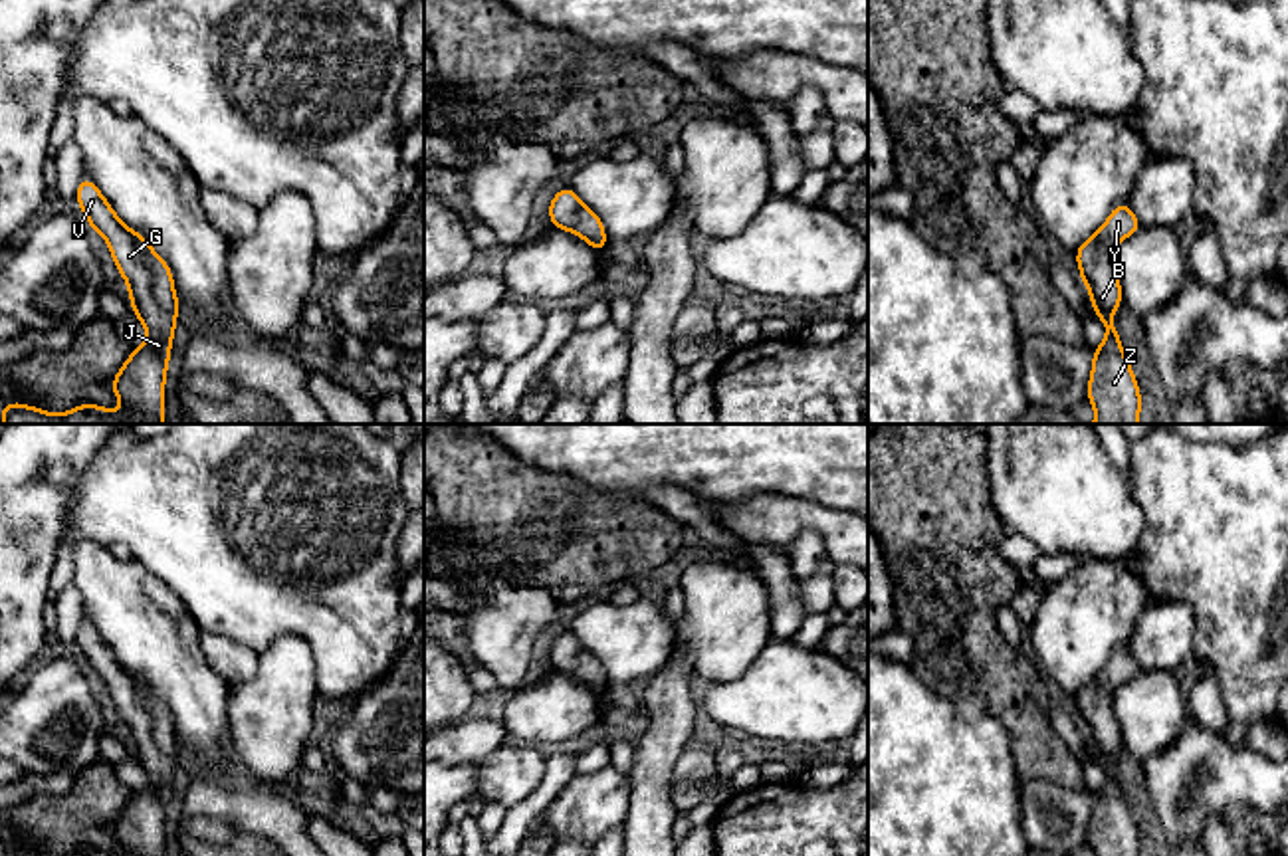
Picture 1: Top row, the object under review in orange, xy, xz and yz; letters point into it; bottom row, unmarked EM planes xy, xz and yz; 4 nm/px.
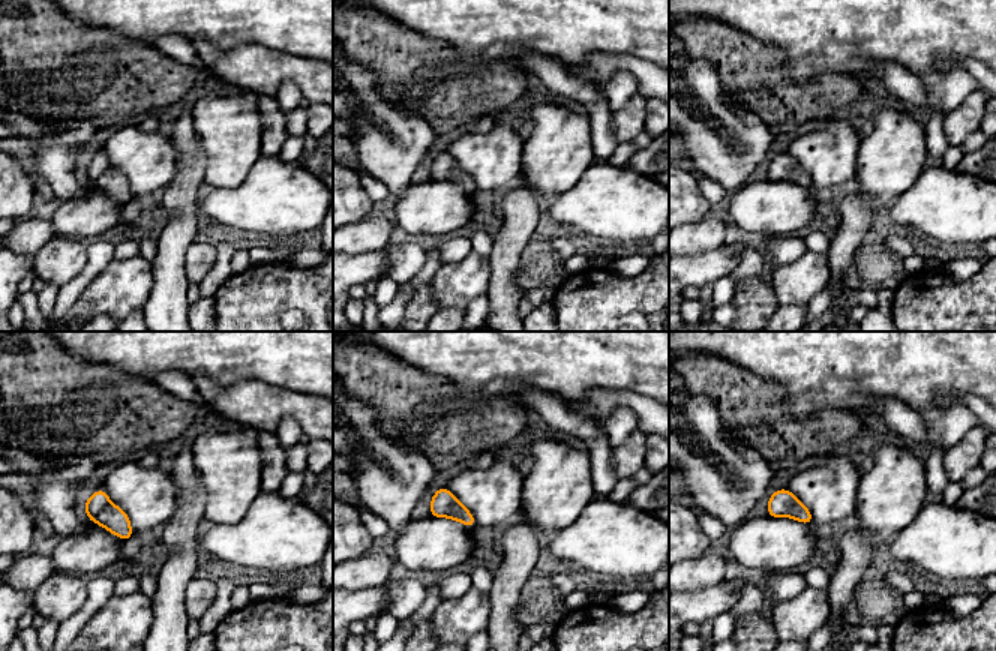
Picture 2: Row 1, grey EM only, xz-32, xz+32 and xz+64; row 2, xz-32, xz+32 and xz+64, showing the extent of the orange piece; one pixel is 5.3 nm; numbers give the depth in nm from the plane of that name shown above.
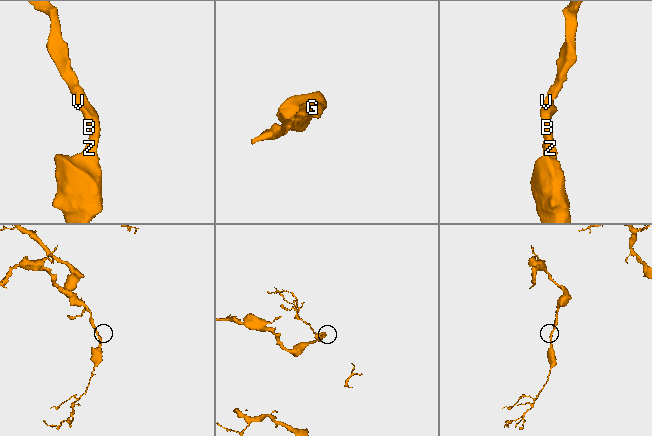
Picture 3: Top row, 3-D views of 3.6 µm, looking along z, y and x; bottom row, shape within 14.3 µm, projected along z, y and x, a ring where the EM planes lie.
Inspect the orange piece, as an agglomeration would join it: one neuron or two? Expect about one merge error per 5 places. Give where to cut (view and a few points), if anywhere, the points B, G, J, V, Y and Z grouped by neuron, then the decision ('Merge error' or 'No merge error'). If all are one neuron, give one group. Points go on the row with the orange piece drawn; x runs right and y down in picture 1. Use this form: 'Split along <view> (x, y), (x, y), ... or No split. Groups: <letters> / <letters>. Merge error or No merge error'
No split. Groups: B G J V Y Z. No merge error

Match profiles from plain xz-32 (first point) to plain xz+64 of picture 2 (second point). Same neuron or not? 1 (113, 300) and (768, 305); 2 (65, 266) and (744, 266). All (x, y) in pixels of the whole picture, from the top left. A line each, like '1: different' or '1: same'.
1: different
2: same

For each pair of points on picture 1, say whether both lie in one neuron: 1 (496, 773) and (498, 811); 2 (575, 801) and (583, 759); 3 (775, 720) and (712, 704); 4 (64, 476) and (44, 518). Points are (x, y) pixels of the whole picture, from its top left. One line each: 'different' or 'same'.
1: different
2: different
3: same
4: different

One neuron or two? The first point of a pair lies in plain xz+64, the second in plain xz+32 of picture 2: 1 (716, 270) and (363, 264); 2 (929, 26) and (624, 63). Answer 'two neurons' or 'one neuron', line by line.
1: one neuron
2: two neurons

